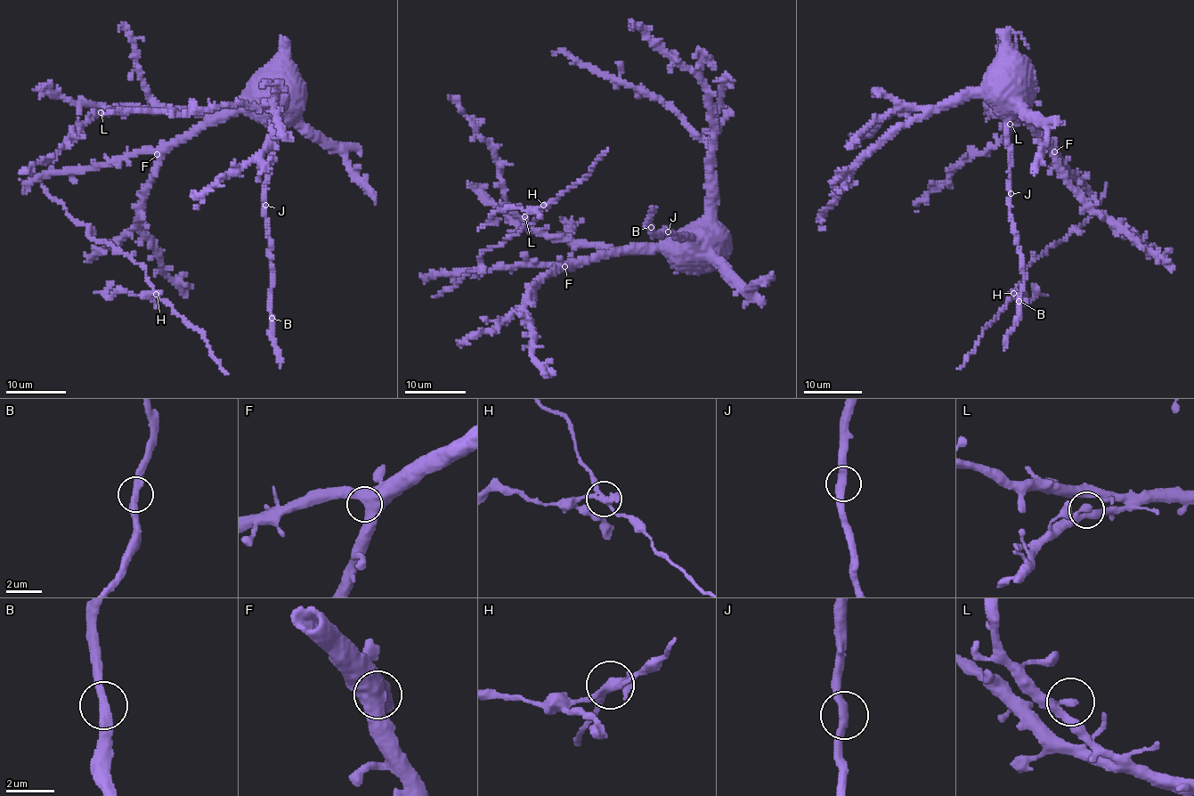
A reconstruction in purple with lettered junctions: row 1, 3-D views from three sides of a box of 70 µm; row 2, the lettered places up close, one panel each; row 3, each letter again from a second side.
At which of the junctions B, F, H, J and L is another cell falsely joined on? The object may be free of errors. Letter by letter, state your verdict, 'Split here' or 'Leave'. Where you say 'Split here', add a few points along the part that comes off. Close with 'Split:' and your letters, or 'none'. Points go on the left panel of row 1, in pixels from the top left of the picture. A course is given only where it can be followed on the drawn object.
B: Leave
F: Leave
H: Split here. Course of the part to remove: (157, 294), (135, 296), (125, 291), (109, 296), (93, 292)
J: Leave
L: Leave
Split: H

